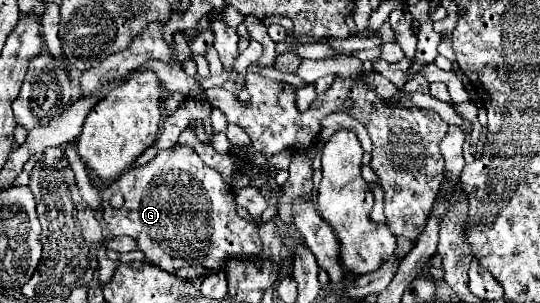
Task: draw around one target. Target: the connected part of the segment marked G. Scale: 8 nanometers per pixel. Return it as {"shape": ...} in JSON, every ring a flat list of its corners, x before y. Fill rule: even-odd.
{"shape":[[175,145,171,149,161,149,157,155,141,167,133,167,127,173,121,175,121,179,113,181,105,191,103,191,103,219,107,223,107,229,111,235,129,235,137,241,139,249,145,253,147,261,177,275,183,279,195,279,203,277,209,271,223,269,225,261,235,257,235,259,247,259,247,257,257,257,261,253,261,239,257,225,241,219,235,213,235,197,231,187,221,179,221,175,207,167,201,157,195,153,191,147],[113,193,121,193,125,203,123,207,115,209,111,207,109,199]]}

